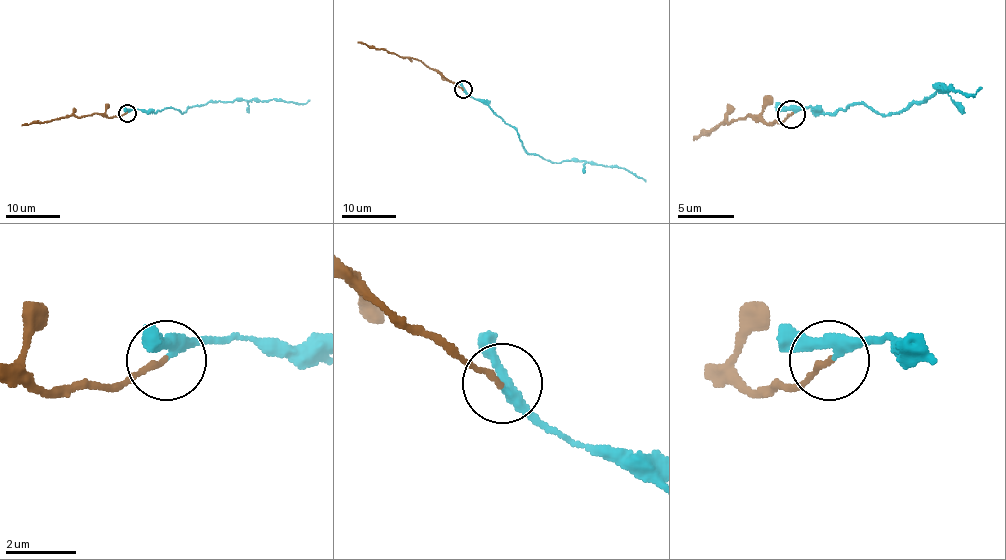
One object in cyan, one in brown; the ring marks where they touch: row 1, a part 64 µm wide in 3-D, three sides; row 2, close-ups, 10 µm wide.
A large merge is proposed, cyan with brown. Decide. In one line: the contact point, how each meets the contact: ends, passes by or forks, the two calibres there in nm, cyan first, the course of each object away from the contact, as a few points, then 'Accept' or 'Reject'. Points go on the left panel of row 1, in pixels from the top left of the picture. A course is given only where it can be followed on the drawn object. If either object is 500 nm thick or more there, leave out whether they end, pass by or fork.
Place: (127, 113). At the ring cyan passes by. At the ring brown ends. Thickness 300 nm (cyan) against 160 nm. Course of cyan: (127, 113), (137, 109), (156, 113), (167, 107), (183, 113), (192, 106), (217, 101), (305, 103), (309, 99). Course of brown: (127, 113), (119, 117), (93, 113), (83, 117), (66, 116), (47, 122), (21, 125). Accept

